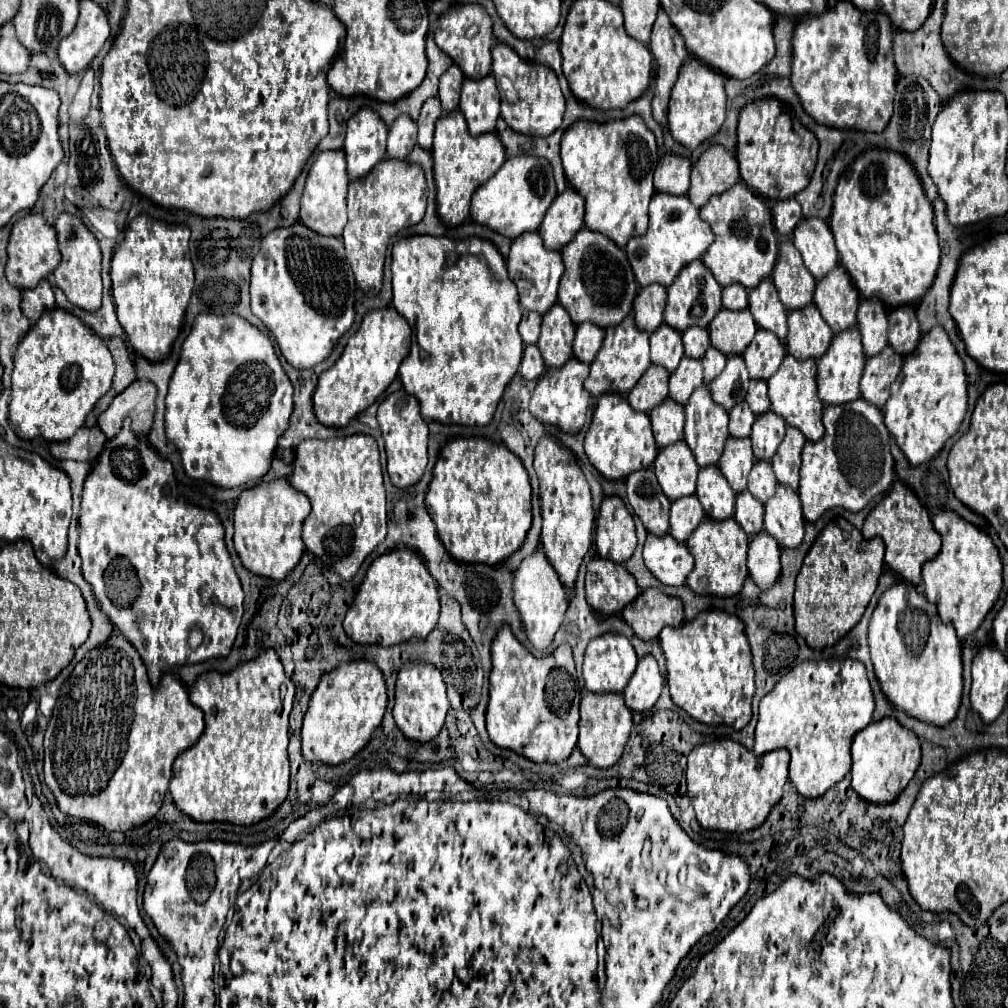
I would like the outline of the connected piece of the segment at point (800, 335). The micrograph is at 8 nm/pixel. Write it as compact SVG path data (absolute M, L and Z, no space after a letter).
M808 304L802 310L792 310L788 314L788 338L786 346L796 360L818 360L828 350L834 332L828 328L820 316L816 304Z

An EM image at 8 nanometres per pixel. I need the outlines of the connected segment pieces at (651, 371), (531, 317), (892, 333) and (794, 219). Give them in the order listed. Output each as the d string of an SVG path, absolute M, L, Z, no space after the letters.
M652 364L628 394L630 406L648 414L652 408L662 404L668 398L668 376L666 368Z
M522 312L522 322L520 322L520 336L524 340L524 344L536 344L540 338L540 324L542 324L542 316L536 312Z
M898 306L888 312L888 342L900 356L908 356L920 342L920 328L916 320L916 310L912 306Z
M794 198L788 200L774 200L772 202L772 216L778 234L788 236L794 232L796 224L802 220L802 208Z

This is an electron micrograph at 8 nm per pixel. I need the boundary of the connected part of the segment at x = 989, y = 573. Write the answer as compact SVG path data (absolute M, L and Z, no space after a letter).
M940 512L932 516L932 522L936 532L942 536L942 550L932 562L924 564L924 594L932 604L936 604L940 618L952 622L958 638L966 638L978 630L1000 596L1002 562L988 534L962 520L956 512Z

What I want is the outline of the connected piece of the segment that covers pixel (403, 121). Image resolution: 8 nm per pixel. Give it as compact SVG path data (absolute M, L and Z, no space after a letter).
M400 114L390 126L388 134L388 158L406 160L416 146L416 122L408 114Z

